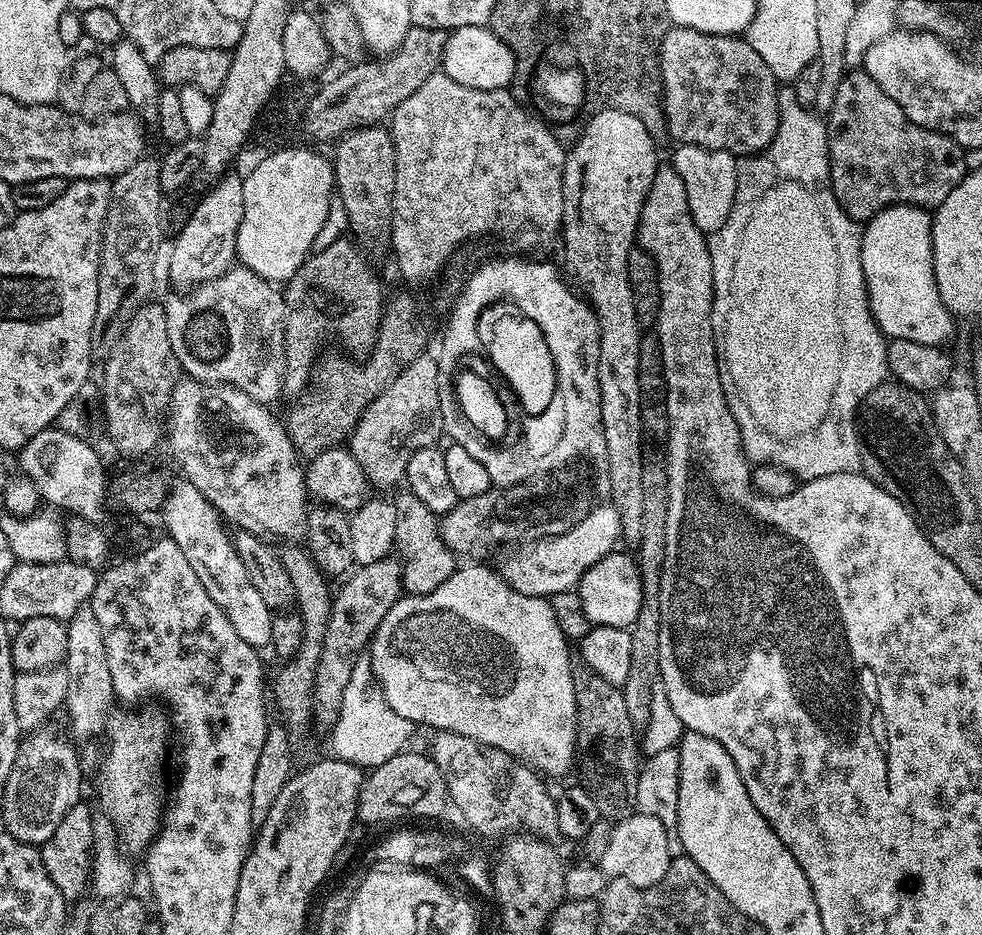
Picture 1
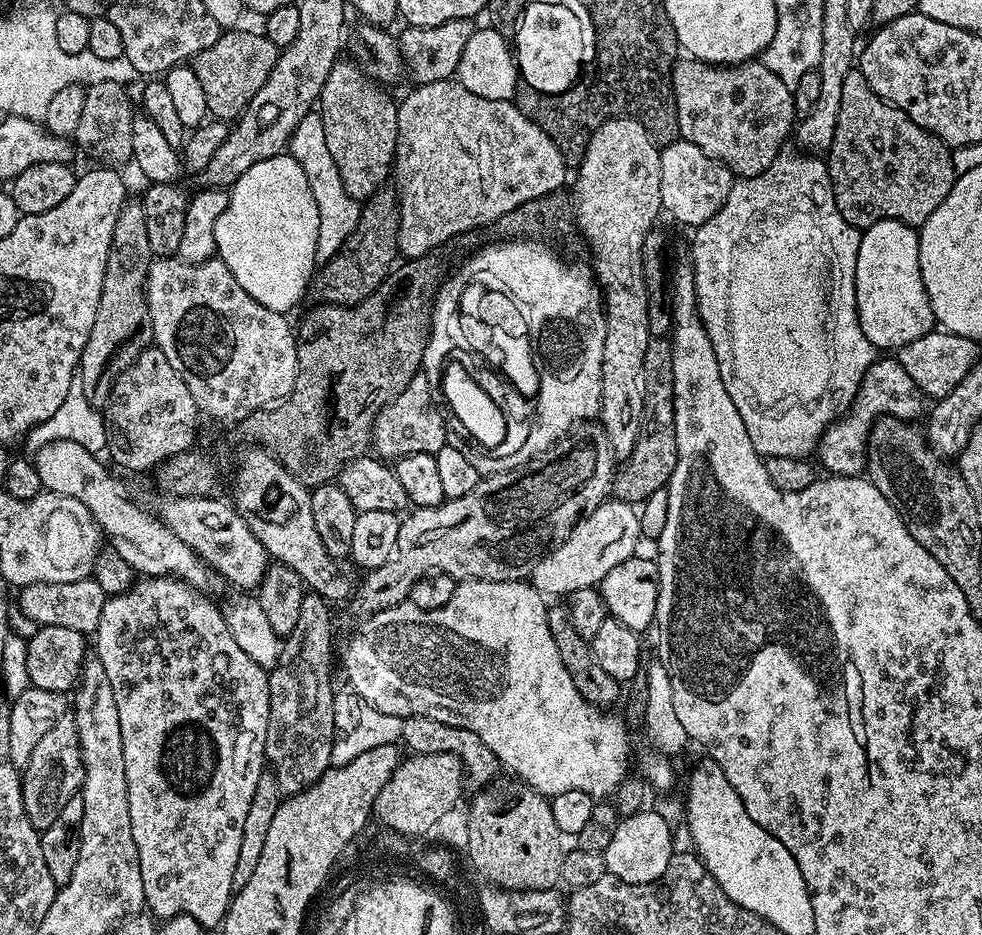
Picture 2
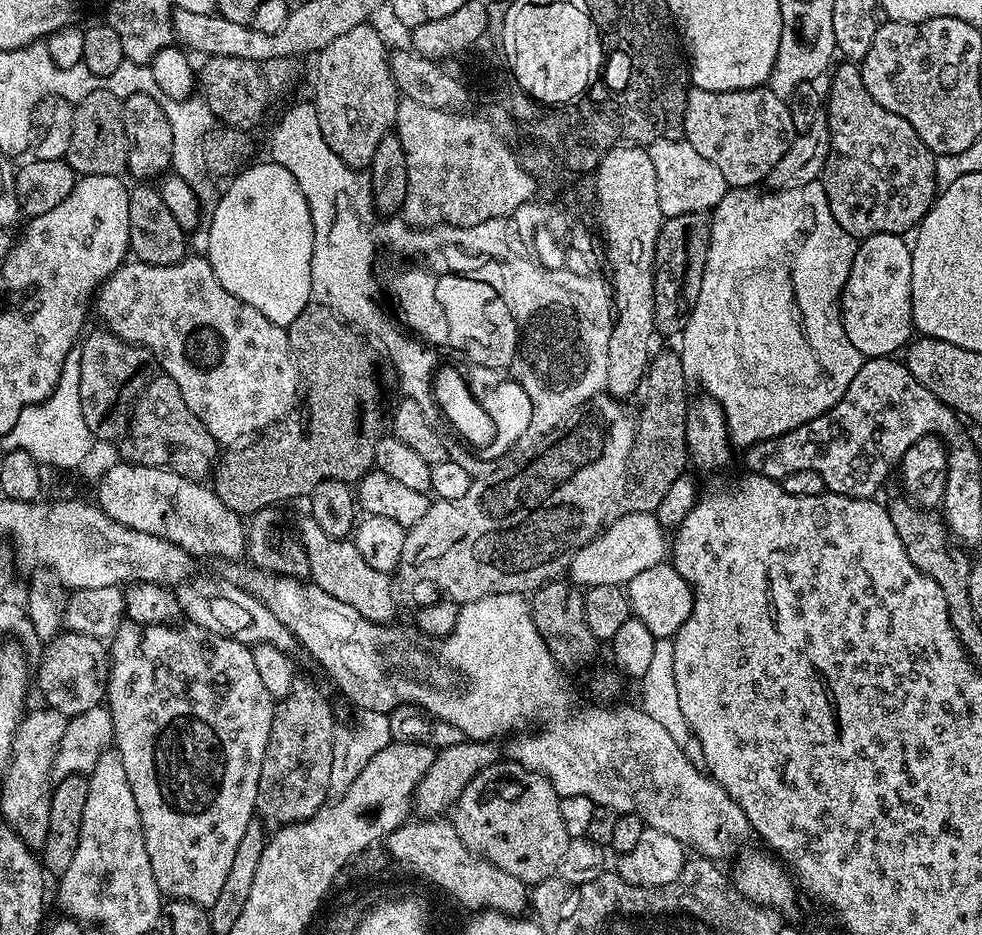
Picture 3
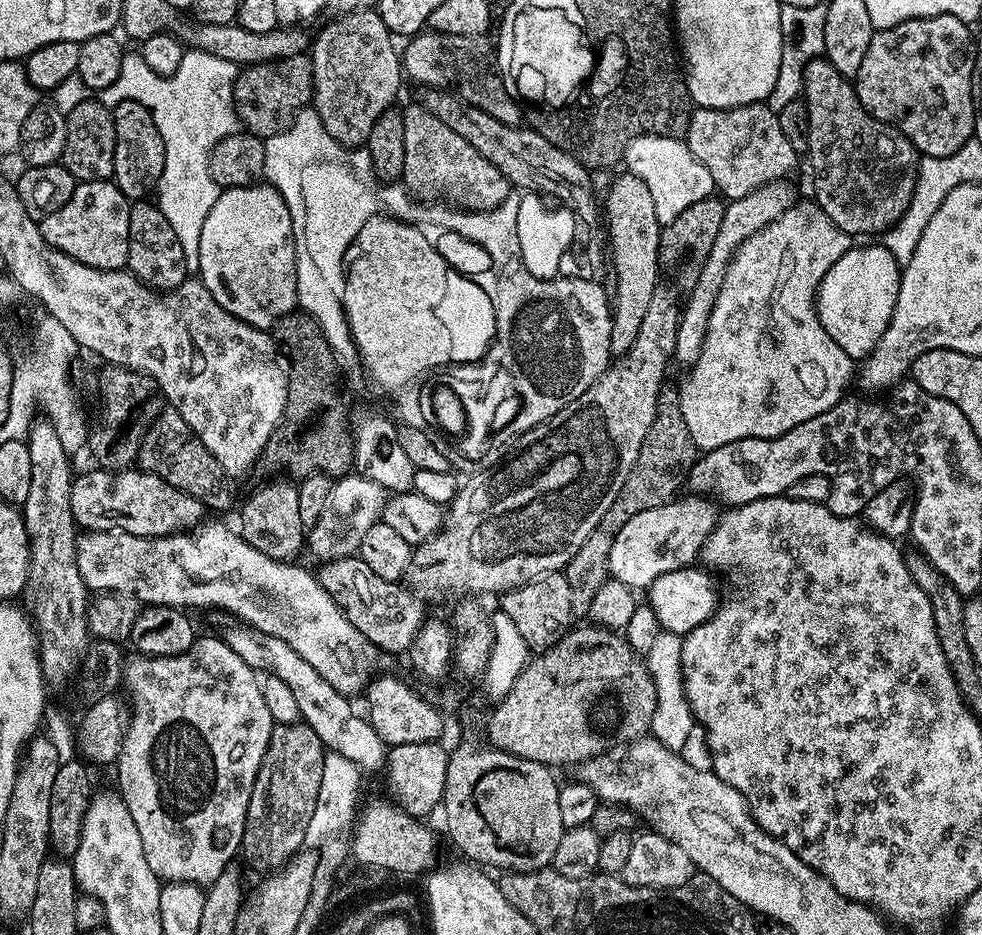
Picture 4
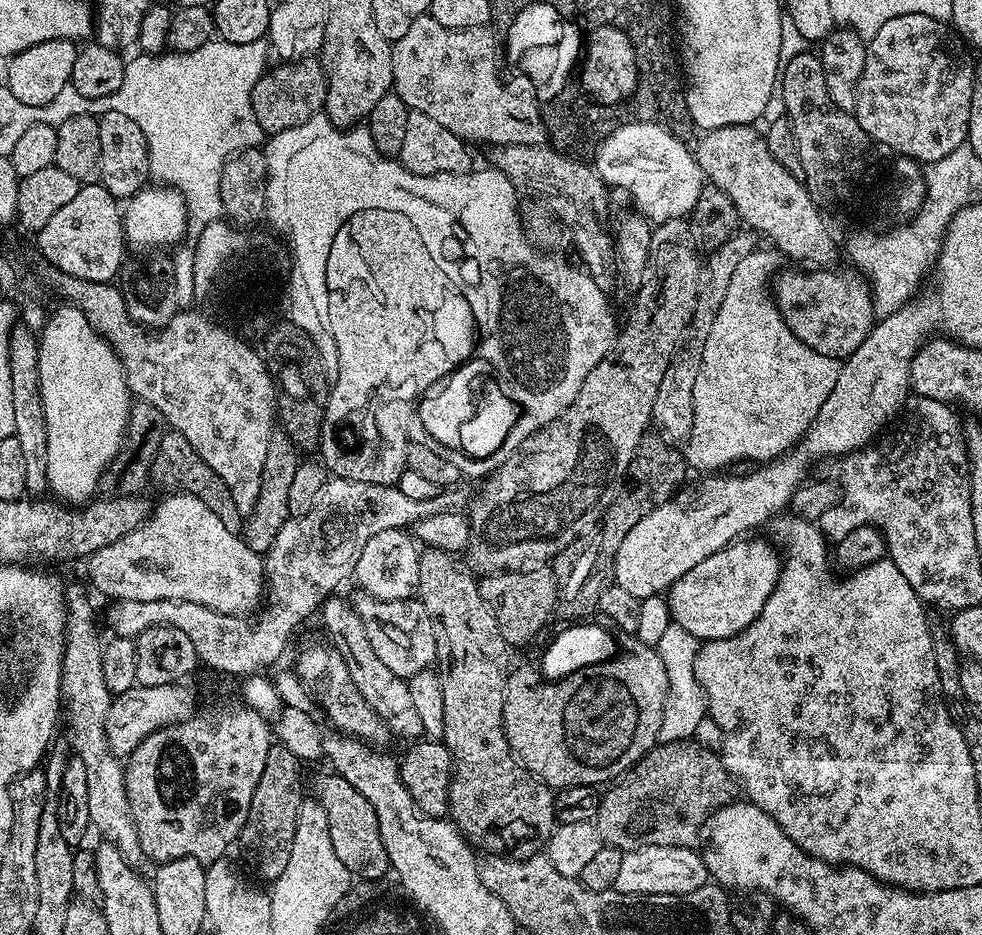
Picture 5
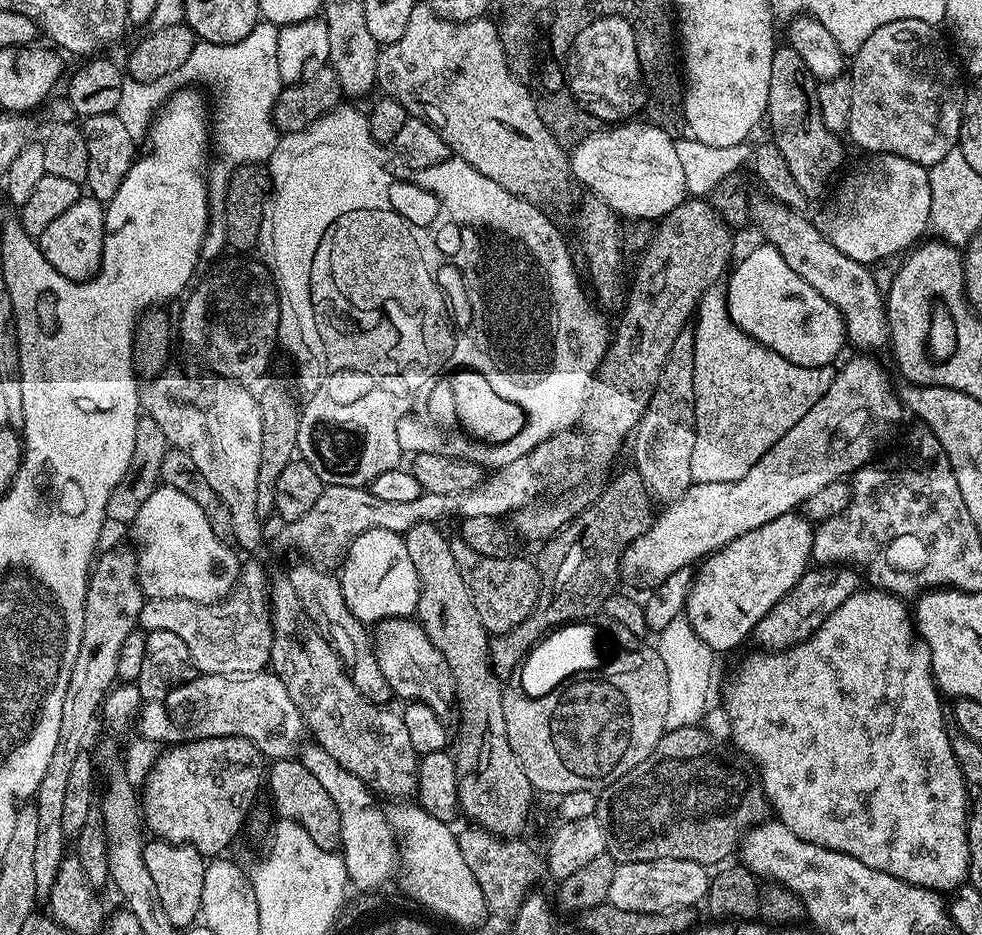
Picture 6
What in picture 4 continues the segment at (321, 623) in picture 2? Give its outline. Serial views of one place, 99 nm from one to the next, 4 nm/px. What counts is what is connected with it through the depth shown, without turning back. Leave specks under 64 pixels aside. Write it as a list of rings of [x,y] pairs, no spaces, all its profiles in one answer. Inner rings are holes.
[[[308,724],[273,725],[243,826],[240,852],[254,869],[277,871],[303,849],[308,824],[316,807],[325,753],[324,744]]]

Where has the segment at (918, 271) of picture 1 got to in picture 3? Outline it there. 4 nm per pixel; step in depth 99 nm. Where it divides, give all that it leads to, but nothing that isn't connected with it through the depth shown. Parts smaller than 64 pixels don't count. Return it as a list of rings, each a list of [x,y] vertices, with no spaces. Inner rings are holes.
[[[874,234],[857,243],[839,305],[846,338],[850,338],[861,356],[892,356],[913,339],[911,269],[912,249],[903,235]]]

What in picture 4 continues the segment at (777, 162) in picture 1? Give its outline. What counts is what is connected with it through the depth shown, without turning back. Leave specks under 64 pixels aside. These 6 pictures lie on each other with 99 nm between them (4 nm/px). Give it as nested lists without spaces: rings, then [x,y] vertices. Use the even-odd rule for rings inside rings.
[[[795,206],[738,246],[726,270],[722,290],[718,290],[718,302],[714,302],[698,362],[687,369],[684,392],[688,400],[679,401],[697,449],[709,452],[738,438],[772,440],[786,434],[786,430],[794,430],[798,422],[806,422],[806,418],[814,418],[845,399],[847,392],[844,391],[854,380],[854,361],[820,324],[816,314],[816,291],[830,266],[834,266],[853,244],[853,237],[830,222],[819,208]]]

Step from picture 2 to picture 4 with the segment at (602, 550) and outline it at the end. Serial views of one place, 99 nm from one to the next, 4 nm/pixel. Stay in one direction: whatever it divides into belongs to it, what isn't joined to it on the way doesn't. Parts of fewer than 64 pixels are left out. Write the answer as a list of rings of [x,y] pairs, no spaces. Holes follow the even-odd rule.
[[[688,494],[685,497],[685,500],[676,498],[669,503],[656,506],[654,509],[642,510],[622,526],[613,540],[610,561],[610,572],[615,579],[626,582],[634,590],[644,590],[654,582],[654,578],[658,578],[662,574],[670,574],[679,568],[687,568],[699,557],[702,546],[707,542],[708,535],[712,533],[716,525],[717,505],[711,499],[703,496]]]

